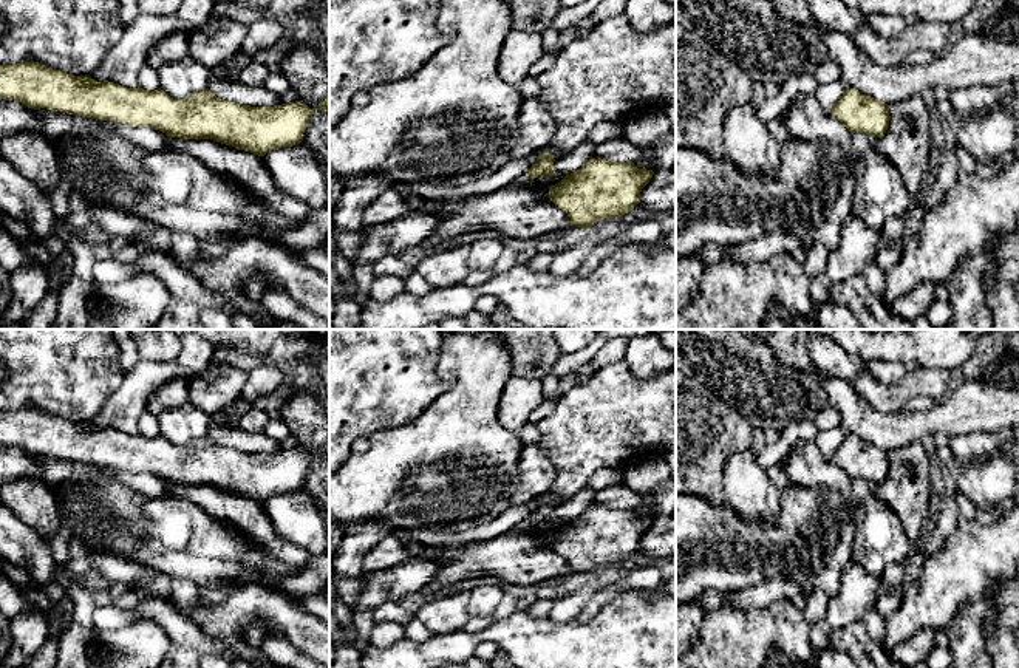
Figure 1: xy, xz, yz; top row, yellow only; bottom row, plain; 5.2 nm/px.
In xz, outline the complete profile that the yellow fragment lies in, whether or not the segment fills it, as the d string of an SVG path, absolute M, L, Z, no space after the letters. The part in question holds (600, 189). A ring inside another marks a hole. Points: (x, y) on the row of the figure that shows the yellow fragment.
M591 158L581 169L552 186L549 199L567 213L571 226L589 230L597 221L619 218L631 212L640 203L640 192L653 175L653 170L637 169L634 162L609 162Z

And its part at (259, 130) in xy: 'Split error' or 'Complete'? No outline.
Complete

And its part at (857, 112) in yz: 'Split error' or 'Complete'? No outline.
Complete

